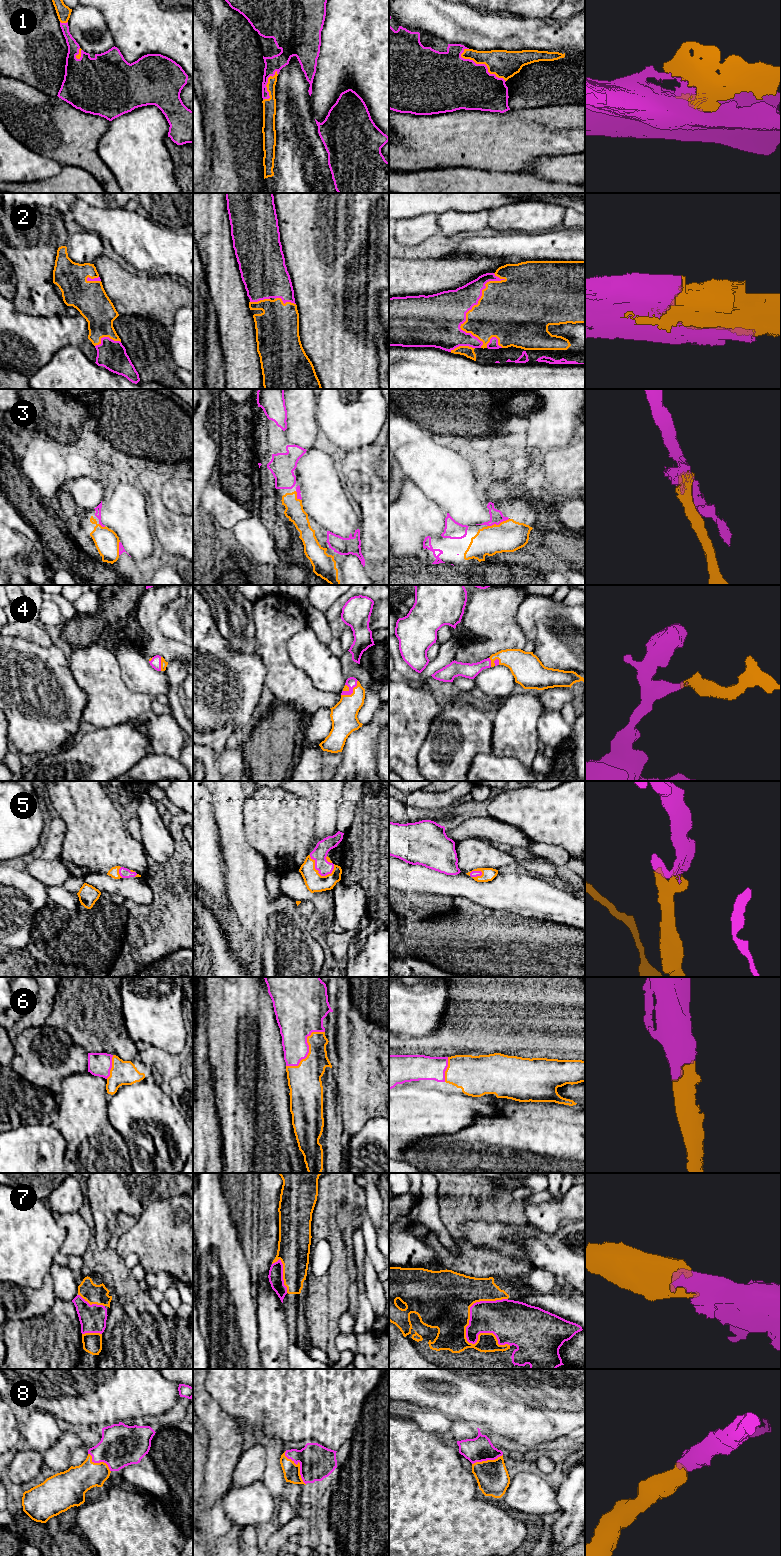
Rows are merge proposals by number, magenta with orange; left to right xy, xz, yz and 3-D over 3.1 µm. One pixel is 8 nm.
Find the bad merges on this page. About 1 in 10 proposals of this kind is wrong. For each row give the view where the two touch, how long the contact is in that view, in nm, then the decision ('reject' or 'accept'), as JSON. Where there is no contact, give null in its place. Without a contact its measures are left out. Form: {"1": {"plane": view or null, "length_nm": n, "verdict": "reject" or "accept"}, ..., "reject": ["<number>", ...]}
{"1": {"plane": "yz", "length_nm": 440, "verdict": "accept"}, "2": {"plane": "yz", "length_nm": 600, "verdict": "accept"}, "3": {"plane": "yz", "length_nm": 190, "verdict": "accept"}, "4": {"plane": "xz", "length_nm": 180, "verdict": "accept"}, "5": {"plane": "xz", "length_nm": 240, "verdict": "accept"}, "6": {"plane": "xz", "length_nm": 420, "verdict": "accept"}, "7": {"plane": "yz", "length_nm": 480, "verdict": "accept"}, "8": {"plane": "xz", "length_nm": 320, "verdict": "accept"}, "reject": []}

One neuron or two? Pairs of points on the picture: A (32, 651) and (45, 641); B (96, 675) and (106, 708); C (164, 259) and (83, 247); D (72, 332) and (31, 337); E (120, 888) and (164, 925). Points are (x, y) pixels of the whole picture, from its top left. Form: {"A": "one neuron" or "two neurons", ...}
{"A": "two neurons", "B": "one neuron", "C": "two neurons", "D": "one neuron", "E": "two neurons"}

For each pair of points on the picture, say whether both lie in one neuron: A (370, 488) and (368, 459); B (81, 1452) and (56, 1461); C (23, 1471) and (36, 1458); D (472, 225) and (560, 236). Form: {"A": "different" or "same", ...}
{"A": "same", "B": "different", "C": "same", "D": "different"}

